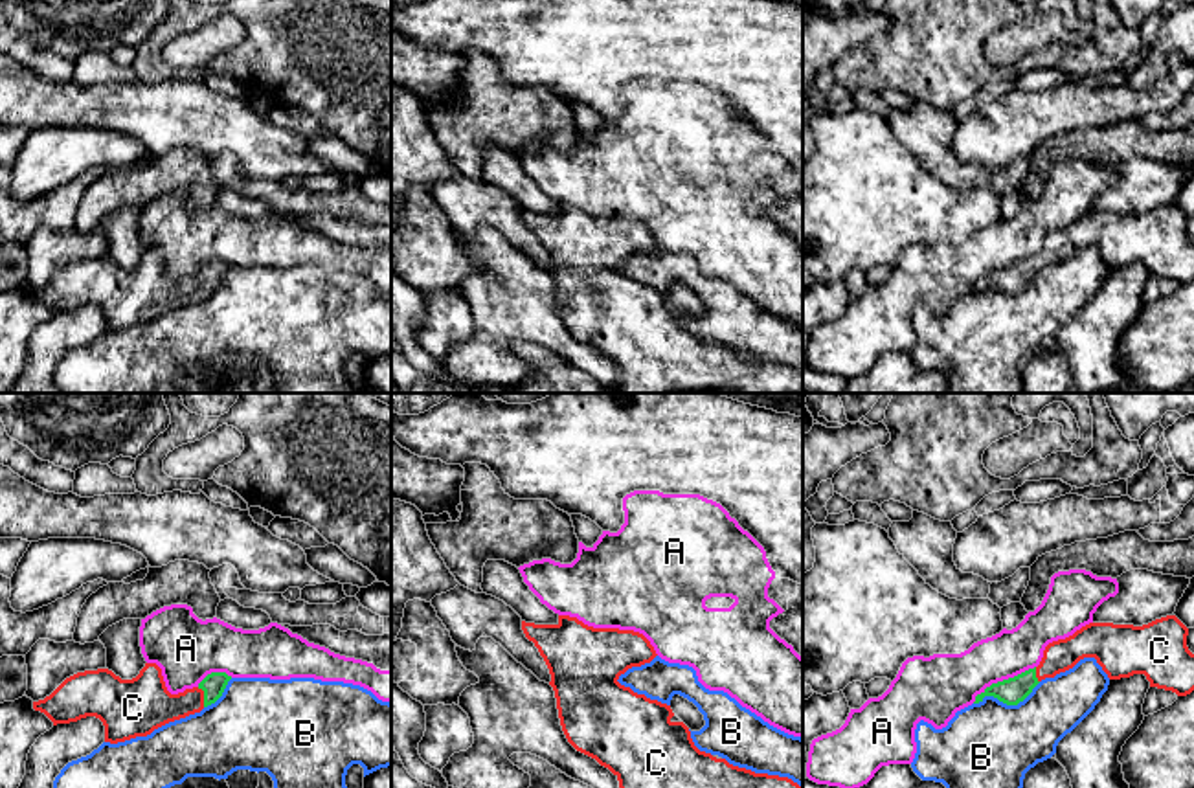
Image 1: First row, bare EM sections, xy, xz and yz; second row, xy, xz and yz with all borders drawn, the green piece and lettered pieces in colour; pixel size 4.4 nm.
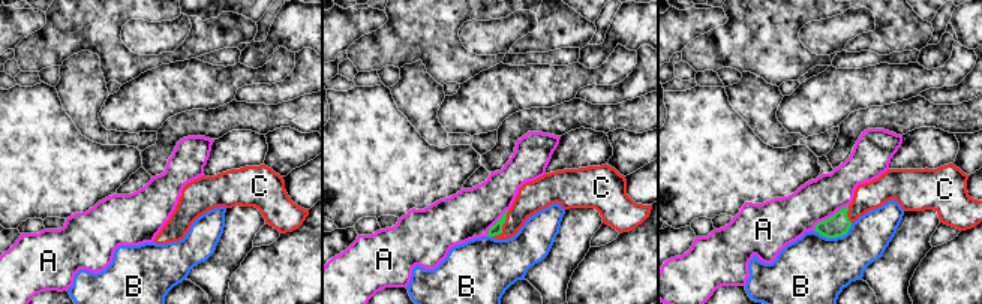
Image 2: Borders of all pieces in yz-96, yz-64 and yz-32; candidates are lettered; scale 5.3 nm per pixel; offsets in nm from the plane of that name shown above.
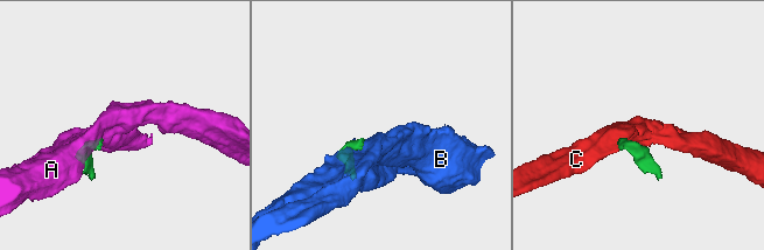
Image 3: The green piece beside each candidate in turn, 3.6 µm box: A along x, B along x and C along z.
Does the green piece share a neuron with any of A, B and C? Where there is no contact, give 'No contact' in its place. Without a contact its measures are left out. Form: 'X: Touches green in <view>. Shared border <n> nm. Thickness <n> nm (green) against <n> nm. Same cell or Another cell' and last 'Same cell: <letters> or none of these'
A: Touches green in yz. Shared border 320 nm. Thickness 120 nm (green) against 260 nm. Another cell
B: Touches green in yz. Shared border 320 nm. Thickness 120 nm (green) against 380 nm. Another cell
C: Touches green in xy. Shared border 90 nm. Thickness 100 nm (green) against 200 nm. Same cell
Same cell: C

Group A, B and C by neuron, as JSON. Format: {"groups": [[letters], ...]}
{"groups": [["A"], ["B"], ["C"]]}

